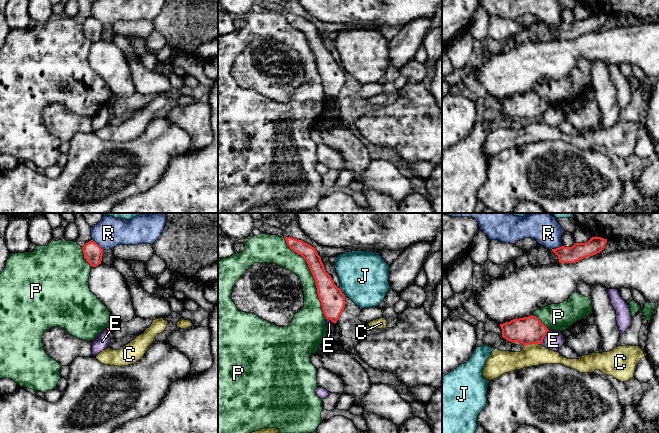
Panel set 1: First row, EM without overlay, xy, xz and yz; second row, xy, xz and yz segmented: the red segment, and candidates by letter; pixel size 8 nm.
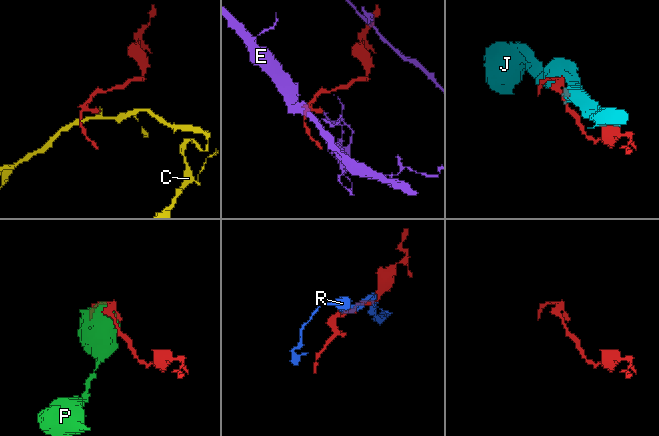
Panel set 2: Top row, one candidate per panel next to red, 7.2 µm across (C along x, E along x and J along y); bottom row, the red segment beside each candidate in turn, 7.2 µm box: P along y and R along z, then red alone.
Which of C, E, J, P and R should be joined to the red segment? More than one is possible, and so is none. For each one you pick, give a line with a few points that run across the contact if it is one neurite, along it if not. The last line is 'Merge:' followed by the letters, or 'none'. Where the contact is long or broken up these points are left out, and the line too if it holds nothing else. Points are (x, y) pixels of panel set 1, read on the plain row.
Merge: none

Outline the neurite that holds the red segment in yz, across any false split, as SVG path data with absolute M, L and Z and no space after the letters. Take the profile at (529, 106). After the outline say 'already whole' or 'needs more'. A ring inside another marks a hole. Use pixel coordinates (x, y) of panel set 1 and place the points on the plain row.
M528 92L513 95L510 98L500 100L502 113L515 119L520 118L524 122L531 120L541 120L548 104L541 99L536 92Z | already whole

